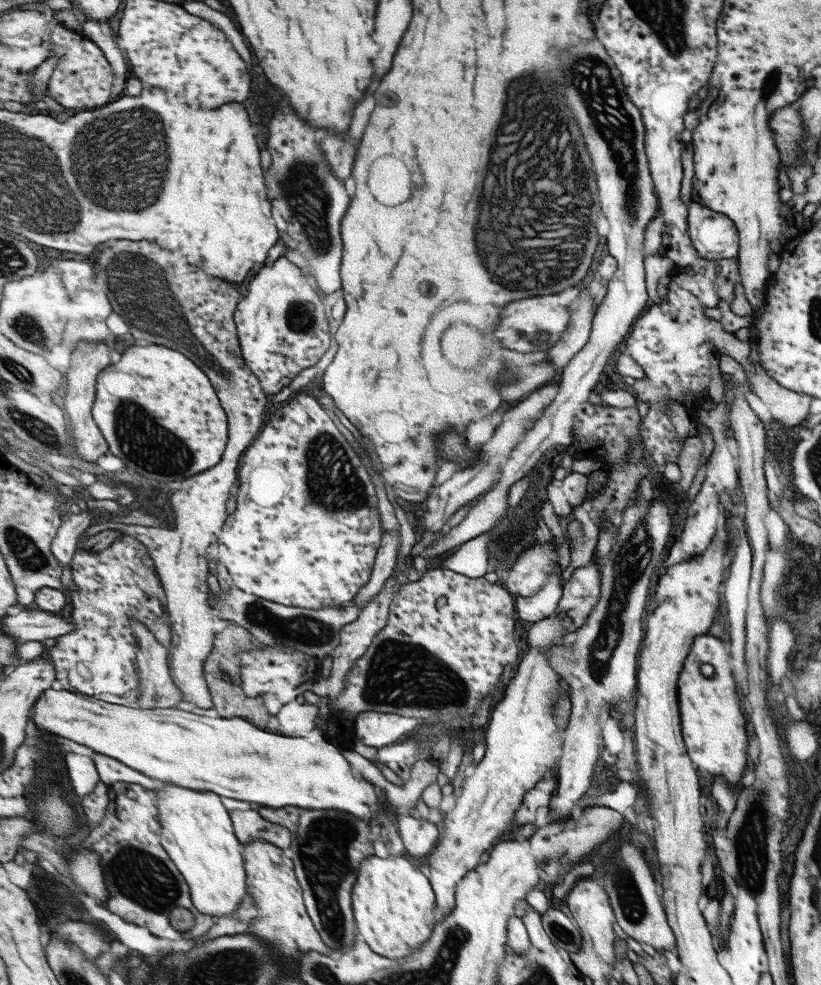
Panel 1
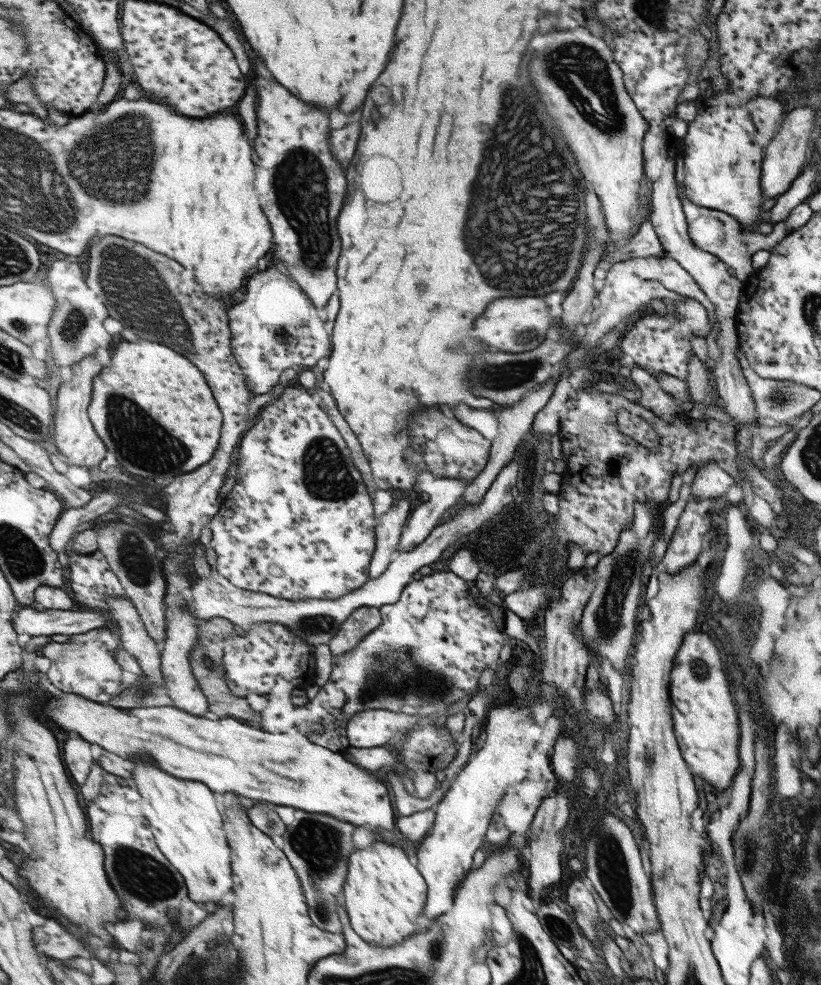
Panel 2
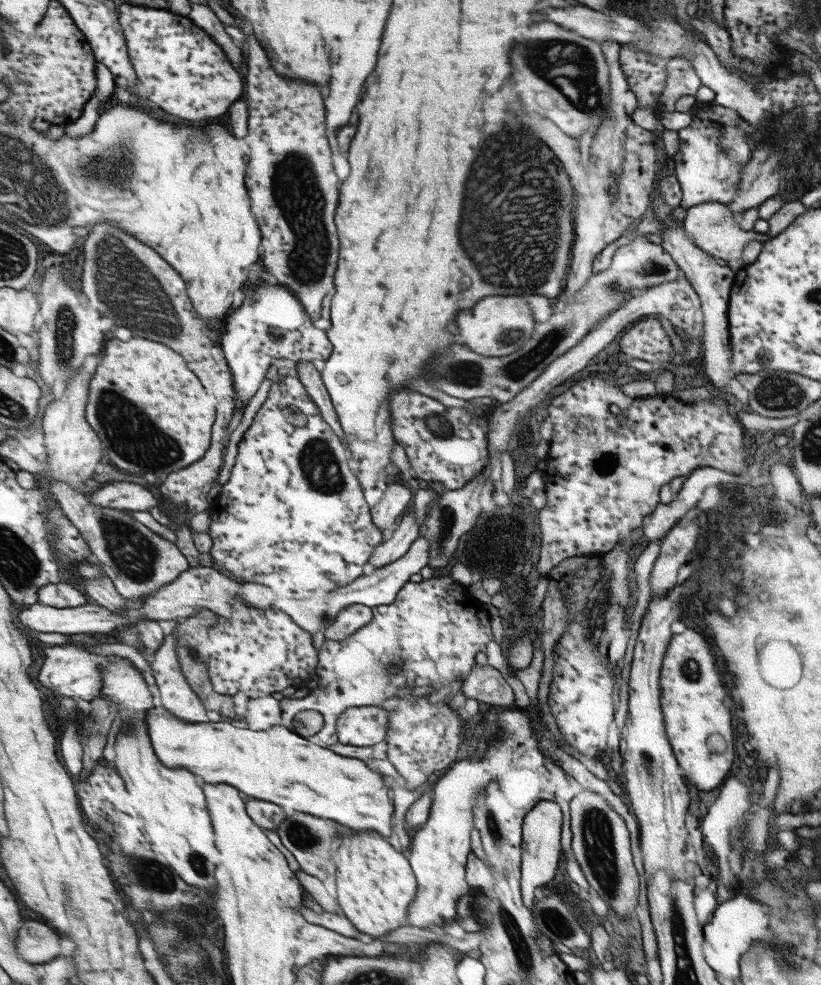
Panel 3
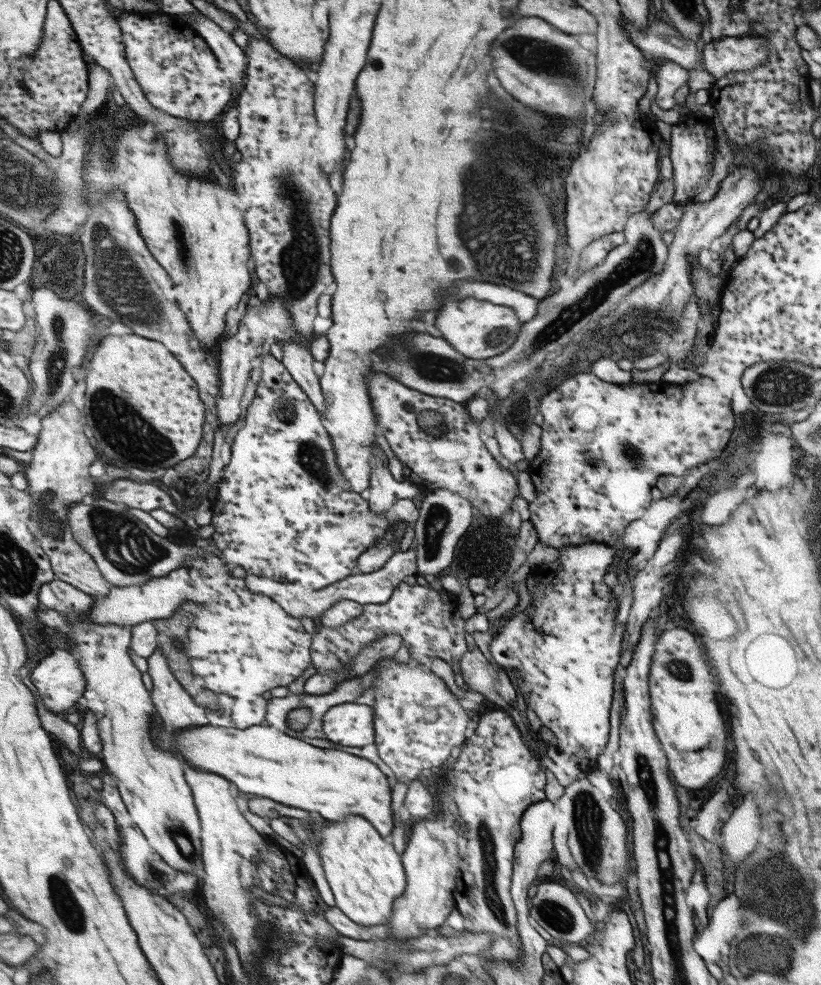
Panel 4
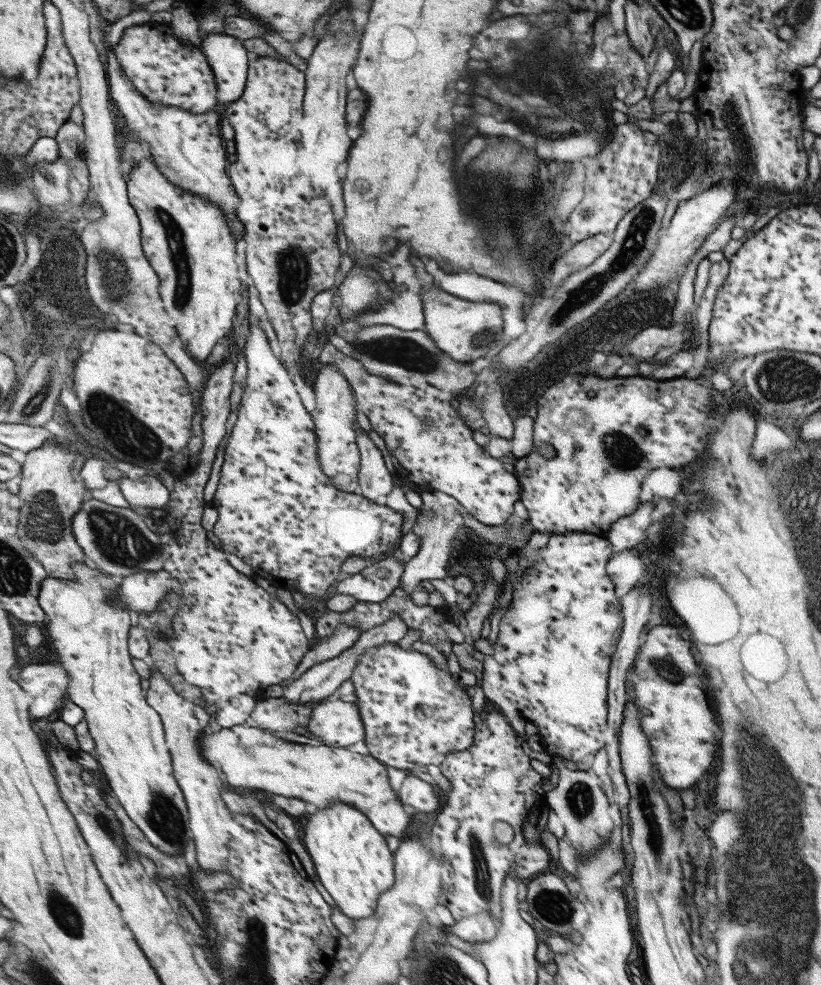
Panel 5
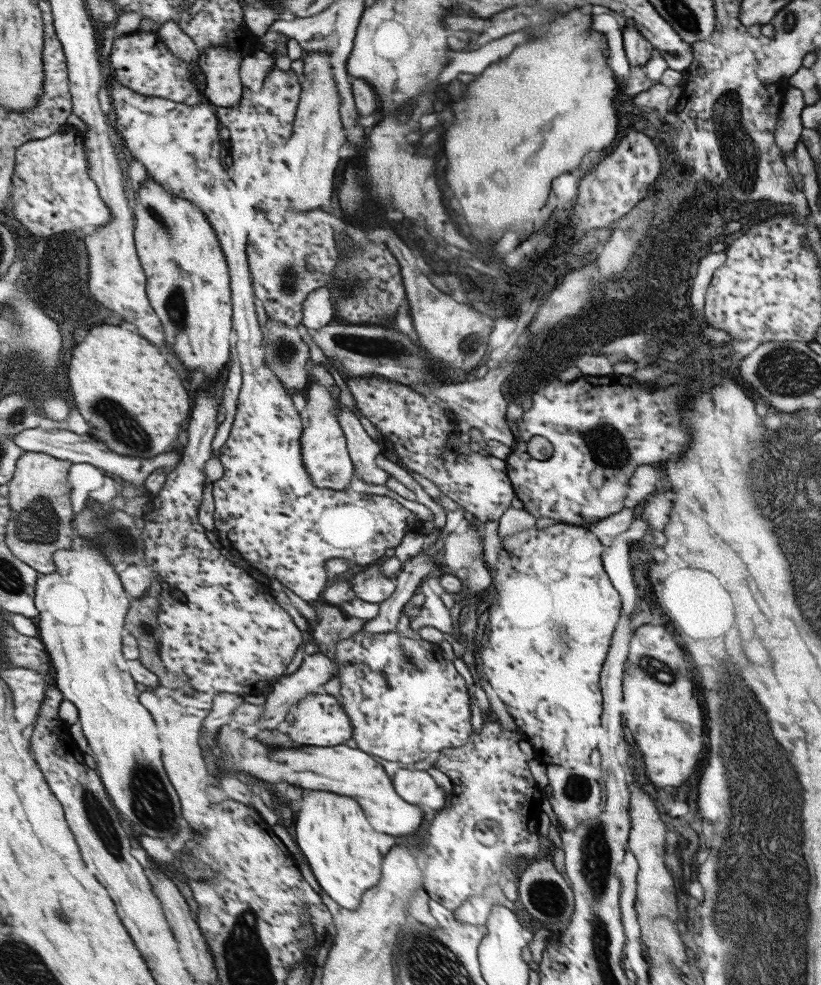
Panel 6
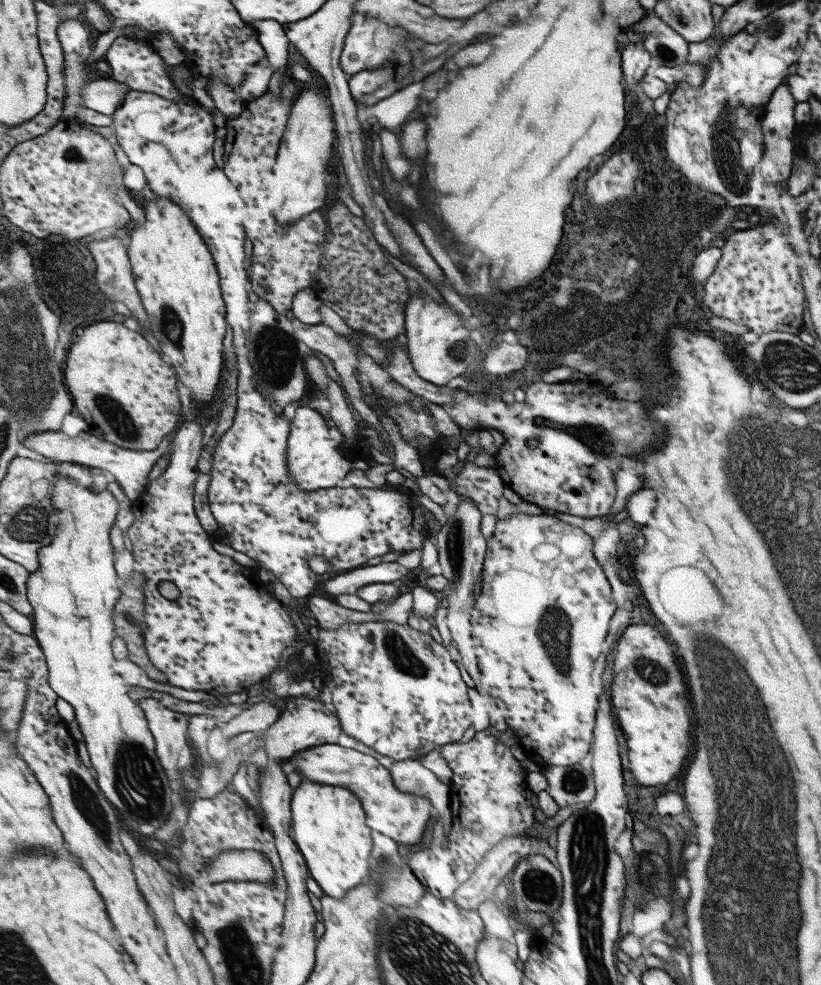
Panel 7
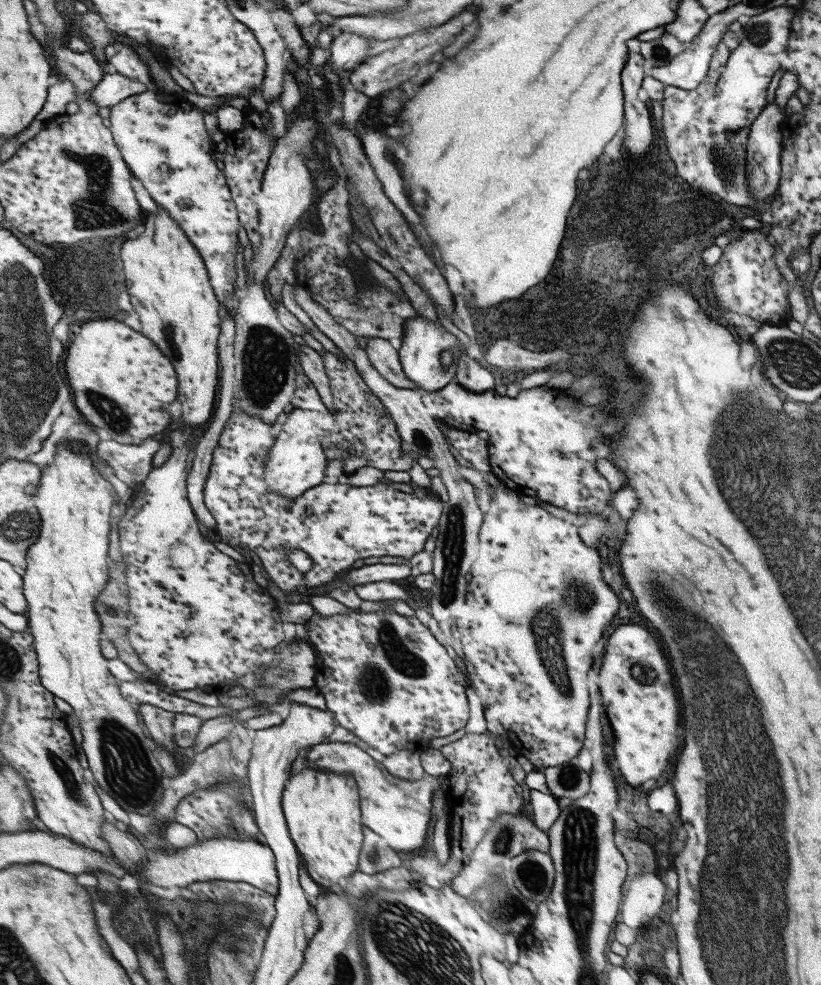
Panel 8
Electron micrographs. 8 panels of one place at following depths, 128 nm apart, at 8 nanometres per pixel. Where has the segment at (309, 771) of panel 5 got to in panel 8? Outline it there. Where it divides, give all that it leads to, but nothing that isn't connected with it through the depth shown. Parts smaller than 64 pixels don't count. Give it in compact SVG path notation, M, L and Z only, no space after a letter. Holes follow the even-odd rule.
M325 742L308 749L309 767L330 770L339 774L352 774L361 788L361 808L365 808L365 824L378 834L393 850L413 850L423 846L427 824L431 820L431 801L437 791L442 794L449 786L445 776L422 774L419 780L403 780L389 776L386 768L370 758L363 750L348 742Z

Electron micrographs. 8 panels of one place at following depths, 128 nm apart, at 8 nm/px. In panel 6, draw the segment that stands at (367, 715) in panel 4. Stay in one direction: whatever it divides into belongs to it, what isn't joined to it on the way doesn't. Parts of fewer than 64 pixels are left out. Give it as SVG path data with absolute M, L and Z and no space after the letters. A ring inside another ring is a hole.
M329 694L309 695L293 708L293 713L295 719L286 733L292 740L291 746L339 746L353 738L353 723L342 705L341 698Z

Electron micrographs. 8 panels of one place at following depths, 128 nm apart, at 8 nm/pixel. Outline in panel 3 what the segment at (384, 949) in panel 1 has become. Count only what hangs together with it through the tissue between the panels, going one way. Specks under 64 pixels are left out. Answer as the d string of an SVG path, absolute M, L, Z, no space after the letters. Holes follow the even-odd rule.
M374 830L355 831L351 837L340 836L336 882L338 903L346 917L359 931L374 939L407 924L408 906L413 903L417 883L407 860L393 850Z

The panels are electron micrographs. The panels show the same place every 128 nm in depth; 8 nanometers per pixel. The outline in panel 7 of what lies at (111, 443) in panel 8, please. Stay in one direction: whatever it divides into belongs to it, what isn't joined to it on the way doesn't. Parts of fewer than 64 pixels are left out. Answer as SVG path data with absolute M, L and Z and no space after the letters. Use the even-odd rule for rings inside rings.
M45 431L35 434L27 435L22 441L22 444L28 449L34 450L44 457L51 458L51 460L59 460L61 463L72 462L92 467L93 470L108 471L113 475L120 484L127 496L133 500L141 498L150 484L150 474L155 468L155 465L166 456L171 450L172 441L161 444L161 448L157 450L133 450L131 448L123 448L122 446L115 446L107 440L95 438L93 434L87 431L81 432L79 436L69 436L63 431Z

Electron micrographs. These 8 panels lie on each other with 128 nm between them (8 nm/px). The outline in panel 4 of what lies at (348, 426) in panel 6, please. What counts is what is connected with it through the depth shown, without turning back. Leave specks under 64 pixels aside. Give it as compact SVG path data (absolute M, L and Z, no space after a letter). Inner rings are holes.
M380 456L378 462L373 460L368 490L369 508L373 512L386 513L400 498L417 500L422 488L415 486L409 477L404 481L395 481L386 467L385 460Z

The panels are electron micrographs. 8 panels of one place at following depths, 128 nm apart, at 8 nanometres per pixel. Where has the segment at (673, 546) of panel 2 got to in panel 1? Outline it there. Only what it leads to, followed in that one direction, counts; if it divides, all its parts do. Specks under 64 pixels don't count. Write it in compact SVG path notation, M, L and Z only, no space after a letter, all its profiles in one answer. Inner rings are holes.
M705 479L689 507L685 510L685 520L679 530L675 544L683 550L682 561L701 554L715 532L719 492L714 491L712 482Z

